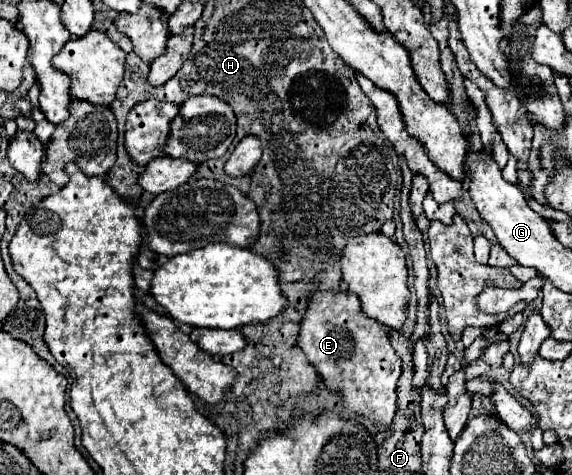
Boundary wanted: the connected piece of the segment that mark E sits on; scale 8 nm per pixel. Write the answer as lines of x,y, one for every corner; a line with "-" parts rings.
349,291
339,293
315,293
313,303
307,309
307,315
301,321
299,331
299,347
305,351
309,363
315,367
323,383
343,401
347,409
357,415
367,417
379,431
385,431
389,423
393,423
397,413
397,381
401,377
401,359
395,355
387,327
365,317
361,313
361,303
357,295

